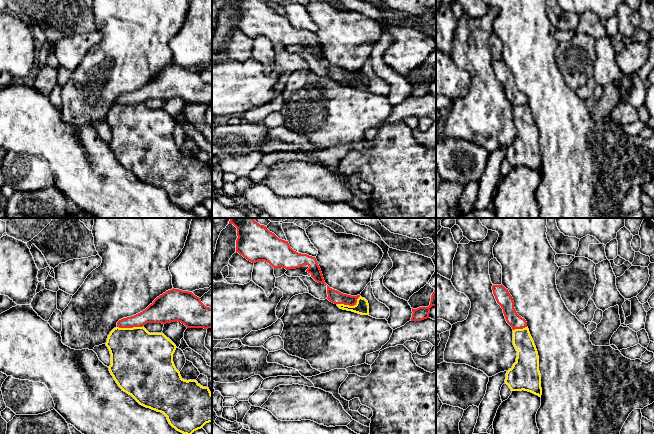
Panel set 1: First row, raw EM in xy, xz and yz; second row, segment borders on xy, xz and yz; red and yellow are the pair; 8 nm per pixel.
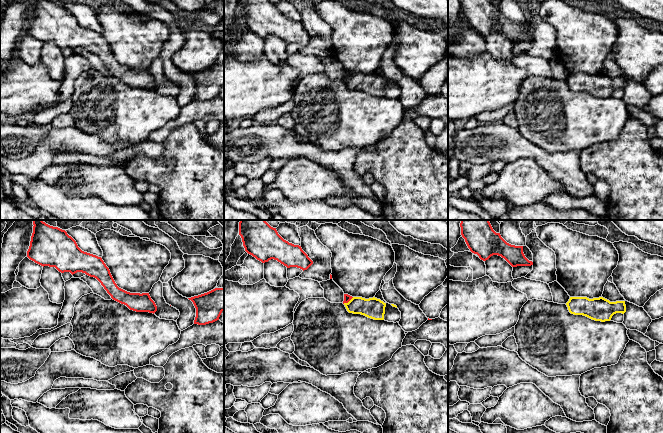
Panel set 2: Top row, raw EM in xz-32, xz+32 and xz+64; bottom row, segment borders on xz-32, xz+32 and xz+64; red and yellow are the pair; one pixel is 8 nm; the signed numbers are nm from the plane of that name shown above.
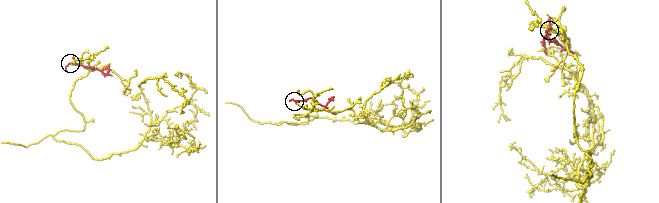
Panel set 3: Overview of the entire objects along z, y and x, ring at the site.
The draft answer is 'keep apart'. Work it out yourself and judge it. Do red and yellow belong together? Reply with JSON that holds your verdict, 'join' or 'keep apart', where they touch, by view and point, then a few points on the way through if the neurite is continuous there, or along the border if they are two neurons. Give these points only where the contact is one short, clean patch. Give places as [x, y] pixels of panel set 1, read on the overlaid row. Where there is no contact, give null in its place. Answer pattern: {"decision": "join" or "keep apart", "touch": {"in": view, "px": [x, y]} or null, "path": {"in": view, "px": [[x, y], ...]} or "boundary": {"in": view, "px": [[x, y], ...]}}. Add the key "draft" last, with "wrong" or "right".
{"decision": "keep apart", "touch": {"in": "xz", "px": [349, 305]}, "boundary": {"in": "xz", "px": [[360, 296], [353, 305], [337, 304]]}, "draft": "right"}

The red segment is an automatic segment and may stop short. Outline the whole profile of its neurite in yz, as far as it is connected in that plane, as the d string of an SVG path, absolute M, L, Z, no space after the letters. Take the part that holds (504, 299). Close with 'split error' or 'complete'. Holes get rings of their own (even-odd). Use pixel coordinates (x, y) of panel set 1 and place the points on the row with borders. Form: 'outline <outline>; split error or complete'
outline M501 284L493 285L492 290L497 303L503 309L507 323L512 327L512 329L523 329L527 327L526 320L517 314L514 308L513 298L508 289Z; complete

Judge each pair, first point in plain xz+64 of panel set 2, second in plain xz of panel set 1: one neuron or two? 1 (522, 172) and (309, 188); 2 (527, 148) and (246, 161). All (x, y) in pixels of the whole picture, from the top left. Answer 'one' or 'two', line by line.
1: one
2: two

